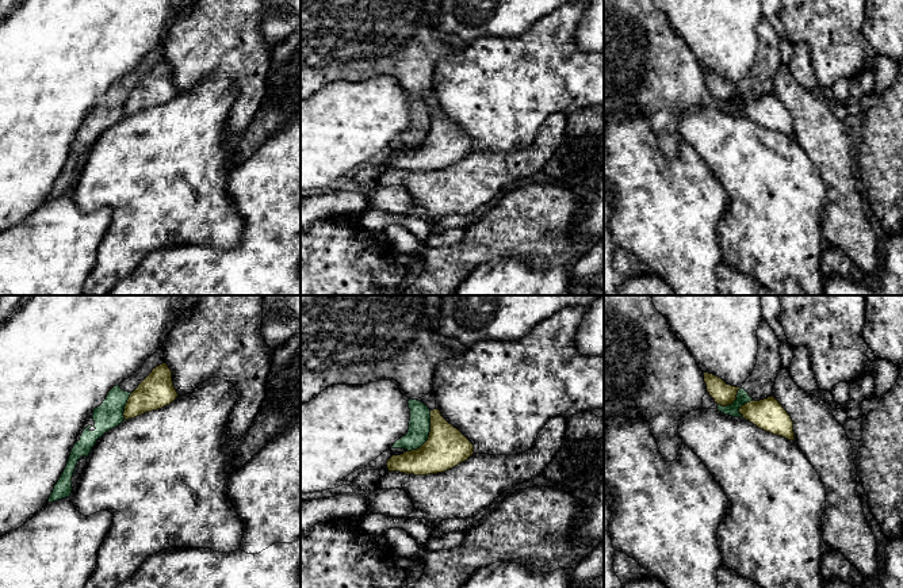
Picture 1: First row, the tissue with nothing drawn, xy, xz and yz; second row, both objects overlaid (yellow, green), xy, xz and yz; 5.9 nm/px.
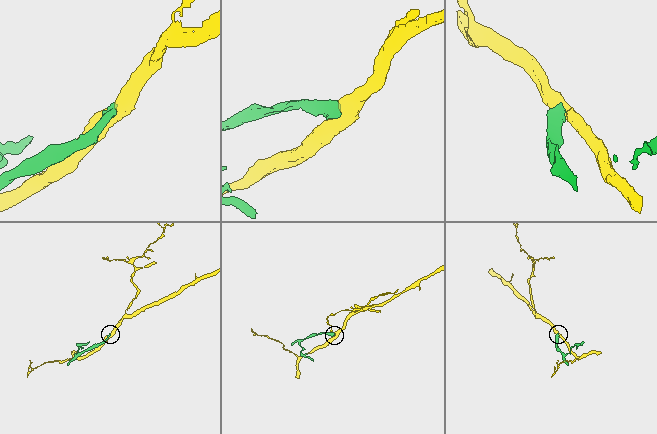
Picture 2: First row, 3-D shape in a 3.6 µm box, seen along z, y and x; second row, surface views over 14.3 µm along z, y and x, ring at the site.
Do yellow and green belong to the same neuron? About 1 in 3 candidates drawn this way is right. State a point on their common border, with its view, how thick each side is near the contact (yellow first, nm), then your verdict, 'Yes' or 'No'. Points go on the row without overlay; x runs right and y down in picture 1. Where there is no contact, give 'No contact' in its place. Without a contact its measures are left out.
Touches yellow at xz (429, 132). Thickness 240 nm (yellow) against 130 nm. No

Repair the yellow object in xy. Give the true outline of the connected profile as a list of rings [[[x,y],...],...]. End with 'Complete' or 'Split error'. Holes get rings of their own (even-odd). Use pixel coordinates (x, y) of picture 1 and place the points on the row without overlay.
[[[162,60],[153,65],[130,91],[123,108],[125,117],[161,106],[173,99],[177,92],[172,77],[172,68],[167,60]]]. Complete

